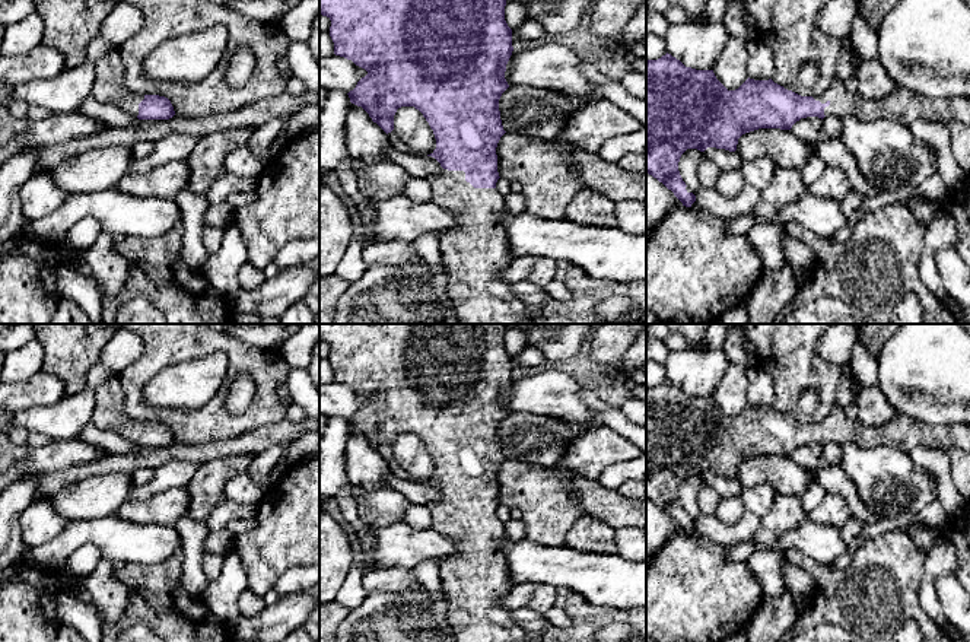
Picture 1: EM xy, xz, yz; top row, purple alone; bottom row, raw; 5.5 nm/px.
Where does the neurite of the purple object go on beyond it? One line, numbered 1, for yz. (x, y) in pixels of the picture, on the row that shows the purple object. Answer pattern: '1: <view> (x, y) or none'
1: yz (902, 105)

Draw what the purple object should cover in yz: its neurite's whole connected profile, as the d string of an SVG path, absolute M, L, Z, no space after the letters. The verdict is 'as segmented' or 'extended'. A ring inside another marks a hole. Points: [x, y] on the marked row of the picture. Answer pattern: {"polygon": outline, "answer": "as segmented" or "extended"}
{"polygon": "M671 54L646 60L646 174L656 178L686 207L696 206L696 196L683 181L678 162L687 149L705 152L707 147L737 150L738 139L758 128L791 130L801 118L827 115L862 121L893 120L904 125L915 121L960 121L970 125L970 96L929 98L904 88L896 88L880 101L866 101L852 93L834 79L820 96L801 96L769 80L747 79L738 89L728 90L713 70L686 67Z", "answer": "extended"}

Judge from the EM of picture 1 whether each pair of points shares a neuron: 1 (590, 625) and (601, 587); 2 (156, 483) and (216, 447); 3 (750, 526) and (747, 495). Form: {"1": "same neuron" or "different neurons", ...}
{"1": "different neurons", "2": "different neurons", "3": "different neurons"}

